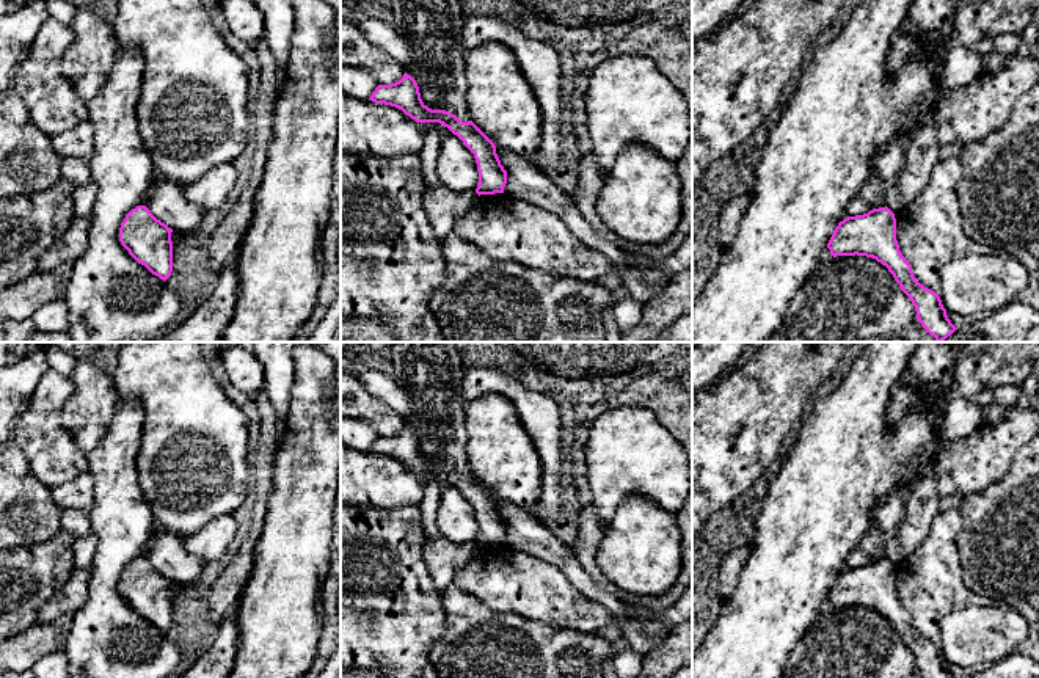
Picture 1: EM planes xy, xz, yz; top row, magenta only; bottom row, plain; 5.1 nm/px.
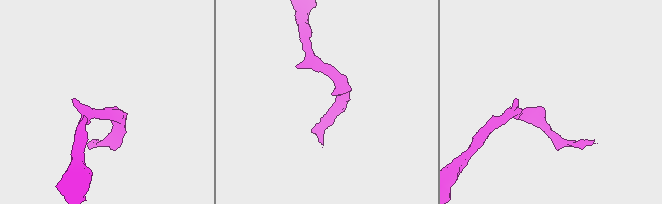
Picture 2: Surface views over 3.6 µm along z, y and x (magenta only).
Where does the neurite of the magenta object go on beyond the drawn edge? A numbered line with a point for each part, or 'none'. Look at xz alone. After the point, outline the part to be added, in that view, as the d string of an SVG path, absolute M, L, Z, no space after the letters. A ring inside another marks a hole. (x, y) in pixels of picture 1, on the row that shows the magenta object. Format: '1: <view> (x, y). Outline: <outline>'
none

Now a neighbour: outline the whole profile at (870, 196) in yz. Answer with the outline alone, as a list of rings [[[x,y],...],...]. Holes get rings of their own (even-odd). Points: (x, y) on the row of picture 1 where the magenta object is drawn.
[[[871,176],[862,187],[860,195],[848,204],[848,215],[863,215],[879,207],[885,207],[885,196],[880,195],[879,177]]]

